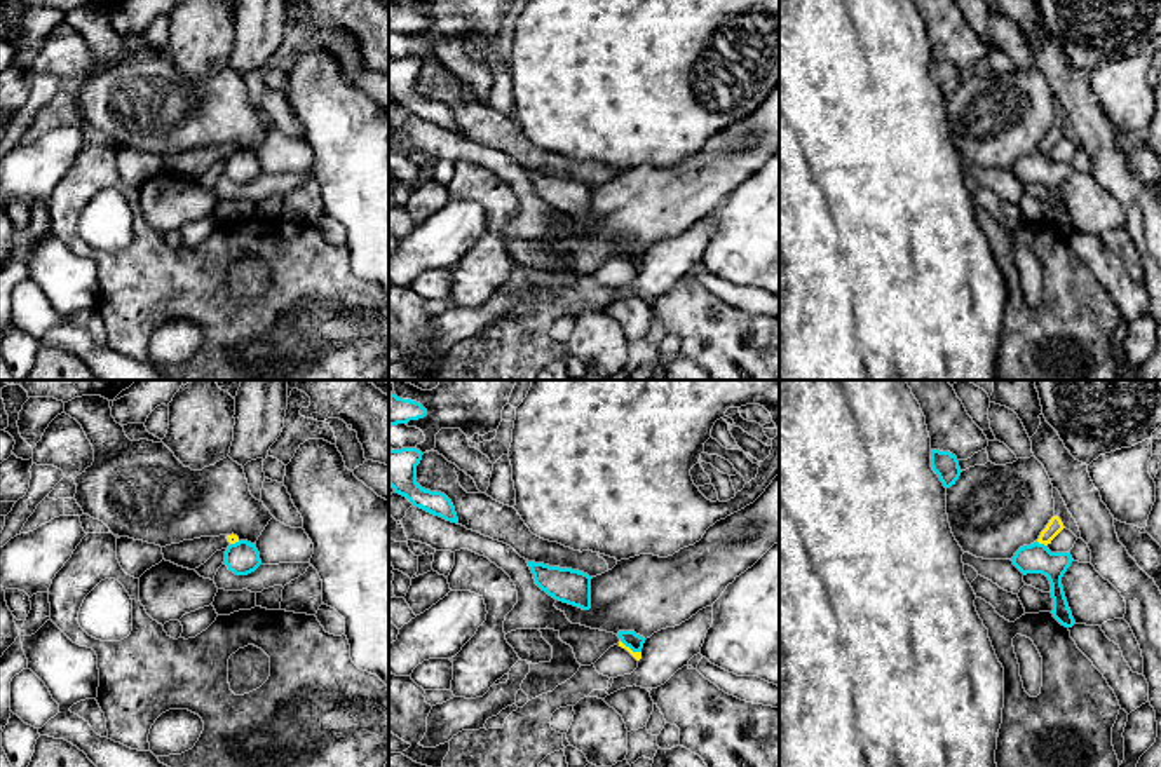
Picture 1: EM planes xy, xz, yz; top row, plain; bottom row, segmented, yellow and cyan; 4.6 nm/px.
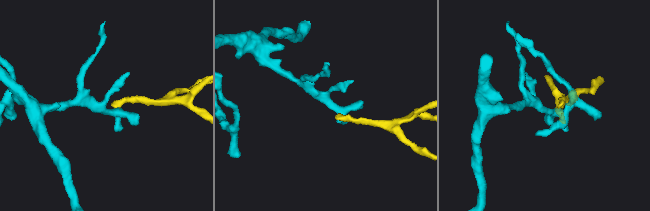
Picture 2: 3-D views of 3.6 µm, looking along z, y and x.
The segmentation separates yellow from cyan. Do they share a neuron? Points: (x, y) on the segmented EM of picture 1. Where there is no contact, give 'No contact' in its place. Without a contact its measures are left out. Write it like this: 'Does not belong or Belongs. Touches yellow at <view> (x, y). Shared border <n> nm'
Does not belong. Touches yellow at yz (1043, 543). Shared border 50 nm

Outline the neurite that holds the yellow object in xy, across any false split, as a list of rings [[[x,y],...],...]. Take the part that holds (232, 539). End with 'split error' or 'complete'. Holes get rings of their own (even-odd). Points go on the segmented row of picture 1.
[[[234,533],[220,537],[200,537],[166,546],[162,547],[162,554],[166,561],[195,570],[204,565],[216,551],[227,549],[235,542],[239,542],[239,537]]]; split error

